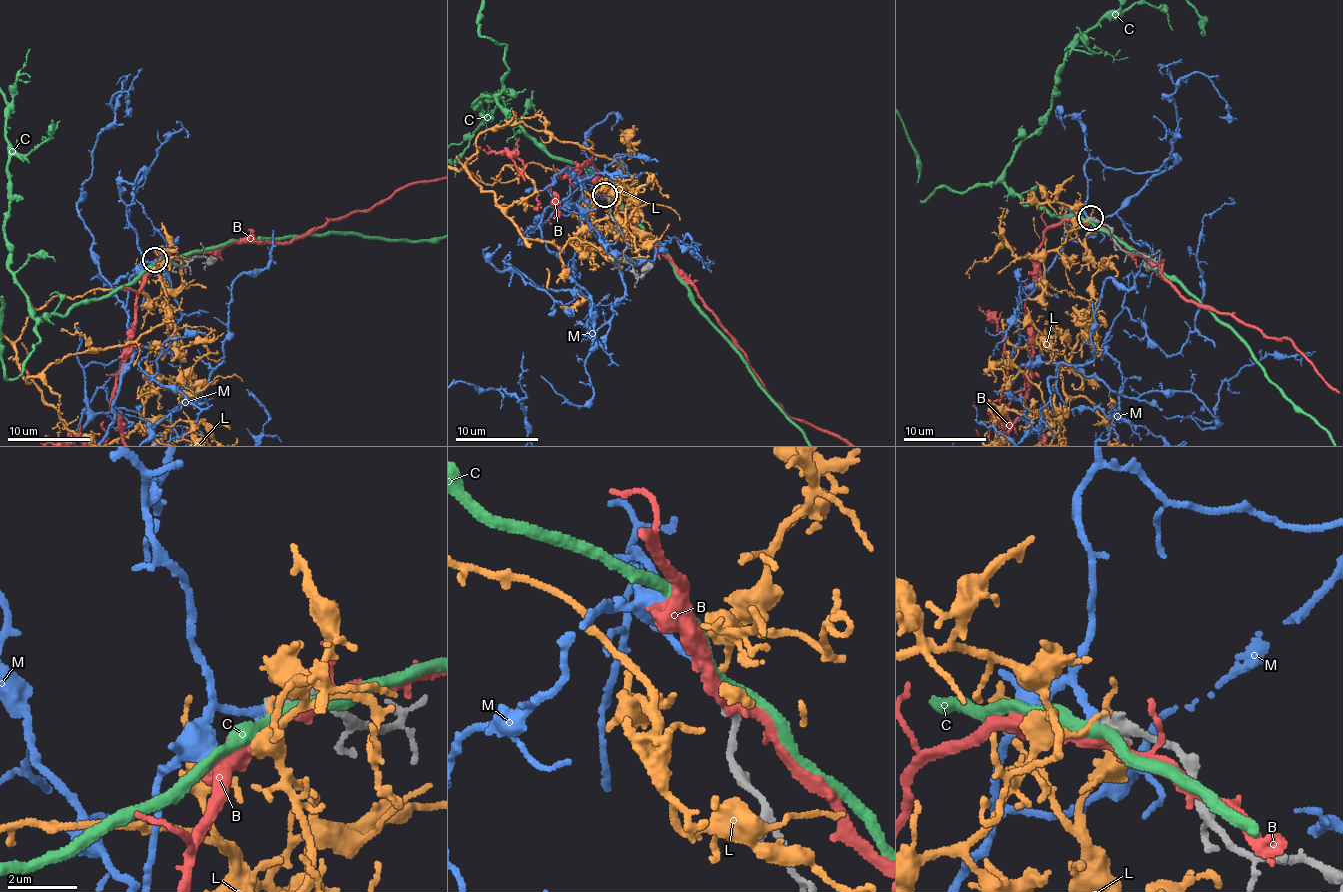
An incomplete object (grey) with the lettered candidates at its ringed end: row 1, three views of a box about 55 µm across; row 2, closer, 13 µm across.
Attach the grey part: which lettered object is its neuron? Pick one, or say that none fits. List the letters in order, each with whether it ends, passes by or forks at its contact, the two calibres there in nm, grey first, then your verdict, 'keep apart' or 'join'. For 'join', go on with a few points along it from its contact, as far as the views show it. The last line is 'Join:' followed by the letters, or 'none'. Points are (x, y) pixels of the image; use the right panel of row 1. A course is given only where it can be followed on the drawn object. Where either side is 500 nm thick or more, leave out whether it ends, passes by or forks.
B: it passes by | 400/340 nm | keep apart
C: it passes by | 400/320 nm | keep apart
L: it ends | 320/130 nm | keep apart
M: it ends | 340/200 nm | join
Join: M

